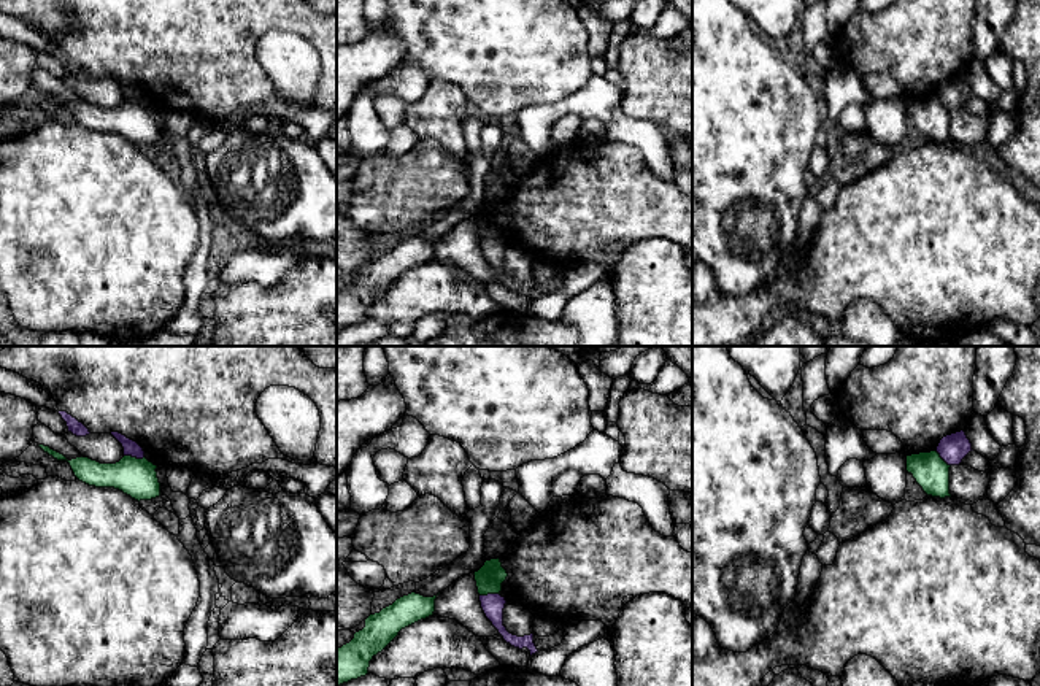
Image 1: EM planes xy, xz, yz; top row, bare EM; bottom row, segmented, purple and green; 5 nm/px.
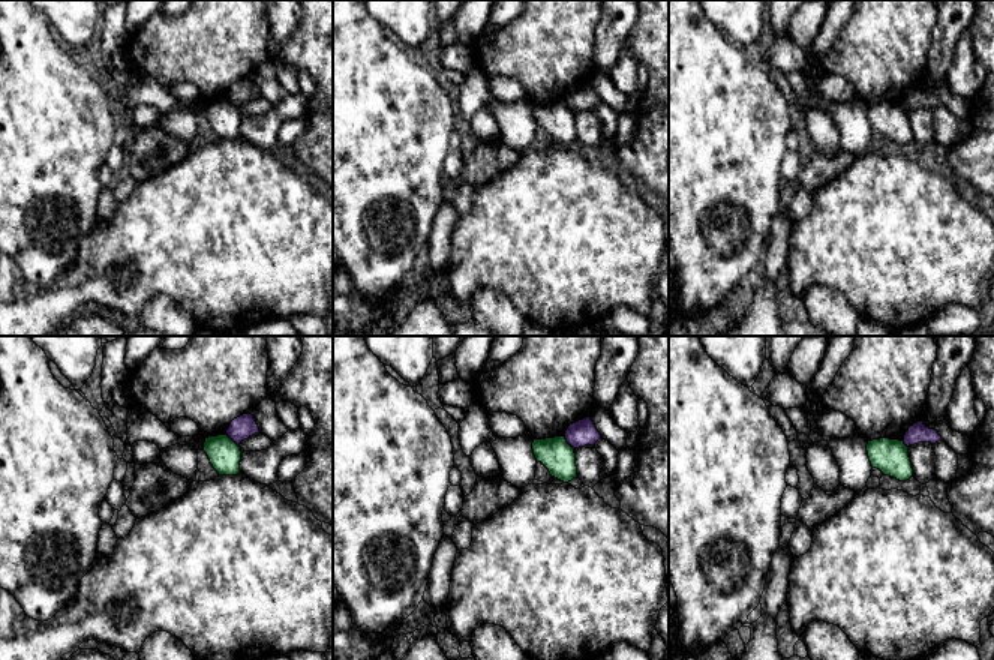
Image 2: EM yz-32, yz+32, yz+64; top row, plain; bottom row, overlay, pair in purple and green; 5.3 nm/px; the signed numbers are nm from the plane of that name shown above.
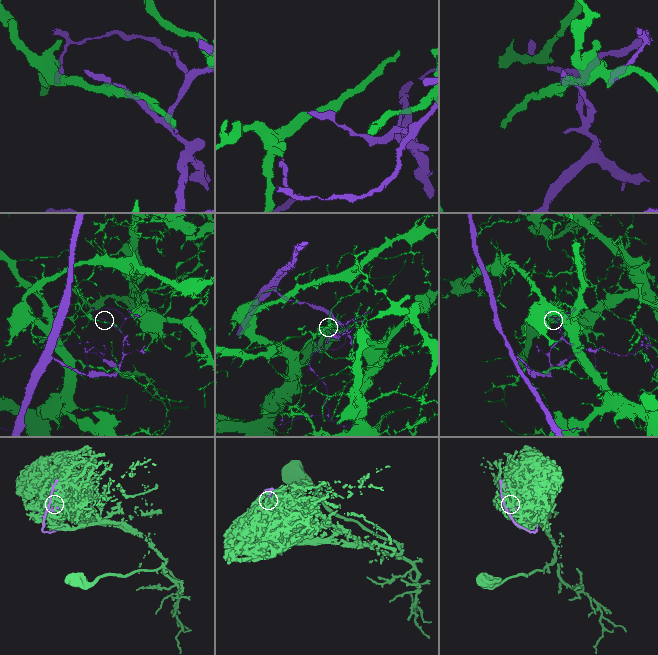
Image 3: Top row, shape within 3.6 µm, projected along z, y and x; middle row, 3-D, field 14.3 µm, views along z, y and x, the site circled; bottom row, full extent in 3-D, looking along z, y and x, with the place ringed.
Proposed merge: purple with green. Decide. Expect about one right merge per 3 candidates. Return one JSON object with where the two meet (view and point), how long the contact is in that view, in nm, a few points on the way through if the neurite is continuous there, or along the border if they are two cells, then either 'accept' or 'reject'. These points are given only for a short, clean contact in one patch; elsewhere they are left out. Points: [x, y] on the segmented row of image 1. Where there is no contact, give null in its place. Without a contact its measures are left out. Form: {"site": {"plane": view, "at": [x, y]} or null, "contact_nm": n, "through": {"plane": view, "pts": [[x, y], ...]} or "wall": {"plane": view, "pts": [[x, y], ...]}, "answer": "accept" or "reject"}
{"site": {"plane": "xy", "at": [134, 456]}, "contact_nm": 110, "answer": "reject"}

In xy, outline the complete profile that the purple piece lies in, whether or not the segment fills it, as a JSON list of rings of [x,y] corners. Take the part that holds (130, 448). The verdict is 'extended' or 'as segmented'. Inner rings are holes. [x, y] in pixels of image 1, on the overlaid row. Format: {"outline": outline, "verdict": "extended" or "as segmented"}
{"outline": [[[111,432],[111,435],[122,445],[124,456],[132,456],[132,457],[137,457],[137,459],[144,457],[144,451],[137,441],[127,438],[125,435],[122,435],[119,432]]], "verdict": "as segmented"}

